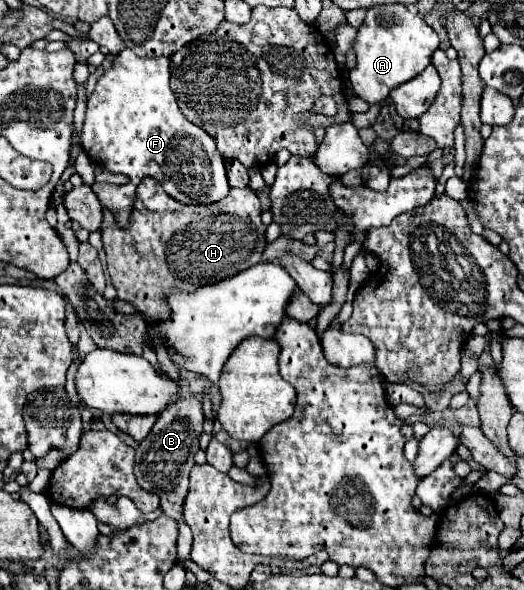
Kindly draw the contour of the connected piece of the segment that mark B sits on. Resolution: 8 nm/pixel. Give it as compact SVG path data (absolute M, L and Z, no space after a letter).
M187 398L169 406L151 428L149 436L135 450L135 478L143 490L151 490L161 498L161 510L169 518L183 522L183 502L189 490L189 472L195 464L193 456L199 450L199 436L203 432L201 400Z

